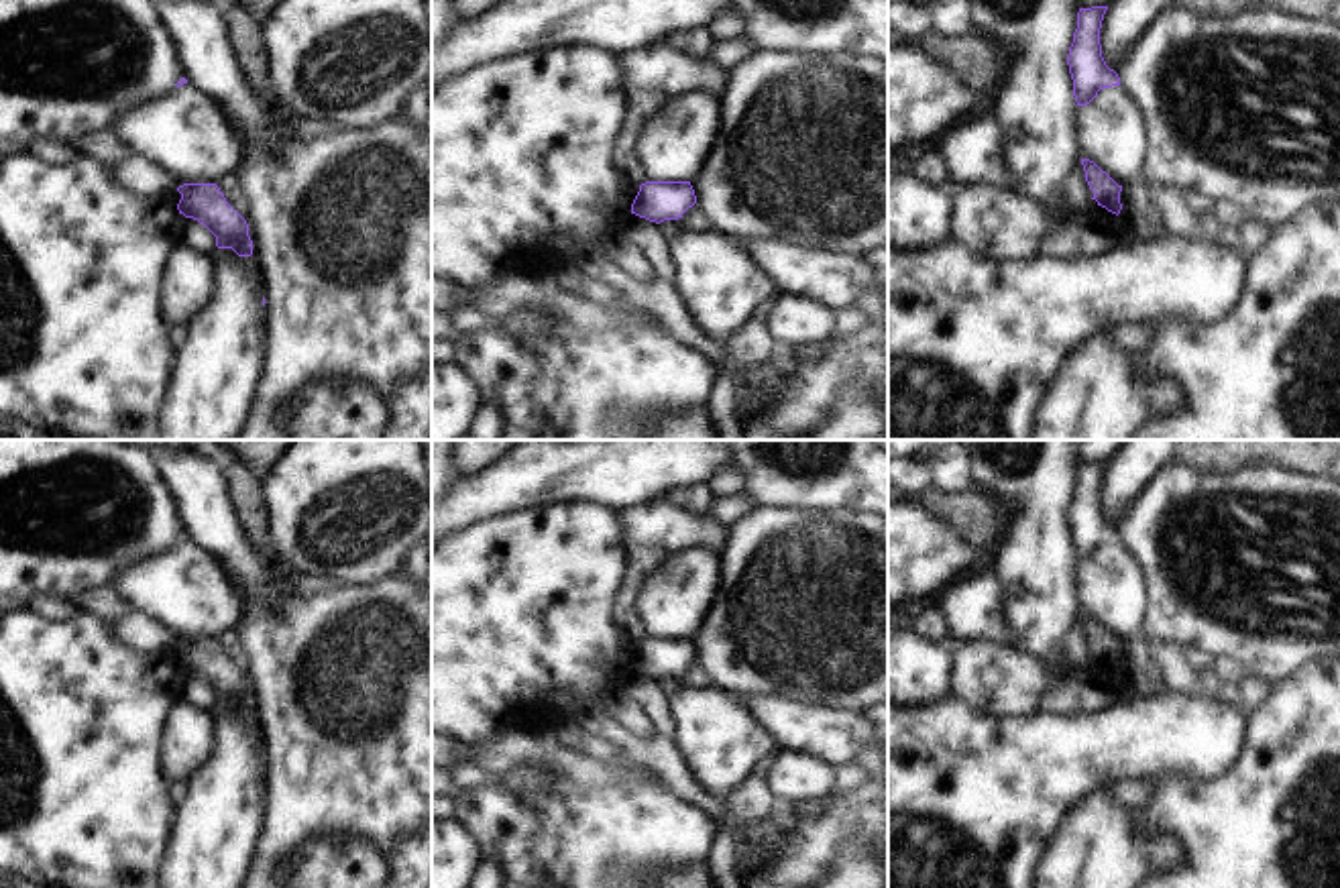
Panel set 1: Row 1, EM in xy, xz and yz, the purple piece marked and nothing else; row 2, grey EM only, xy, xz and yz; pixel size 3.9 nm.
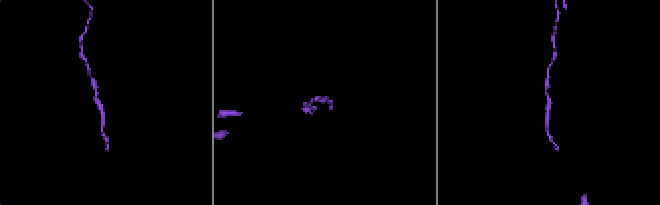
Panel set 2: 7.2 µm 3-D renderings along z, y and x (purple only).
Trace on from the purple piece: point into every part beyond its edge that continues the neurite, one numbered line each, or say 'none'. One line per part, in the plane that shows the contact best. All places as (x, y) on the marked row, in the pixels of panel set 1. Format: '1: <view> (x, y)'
none

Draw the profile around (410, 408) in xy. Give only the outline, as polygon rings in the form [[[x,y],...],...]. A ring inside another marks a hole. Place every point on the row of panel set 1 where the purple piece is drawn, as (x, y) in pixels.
[[[432,367],[401,383],[387,399],[387,411],[381,440],[432,440]]]

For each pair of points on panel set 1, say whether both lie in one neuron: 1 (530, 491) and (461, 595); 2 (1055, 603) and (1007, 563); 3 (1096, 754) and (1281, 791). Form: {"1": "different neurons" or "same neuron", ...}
{"1": "different neurons", "2": "same neuron", "3": "different neurons"}

